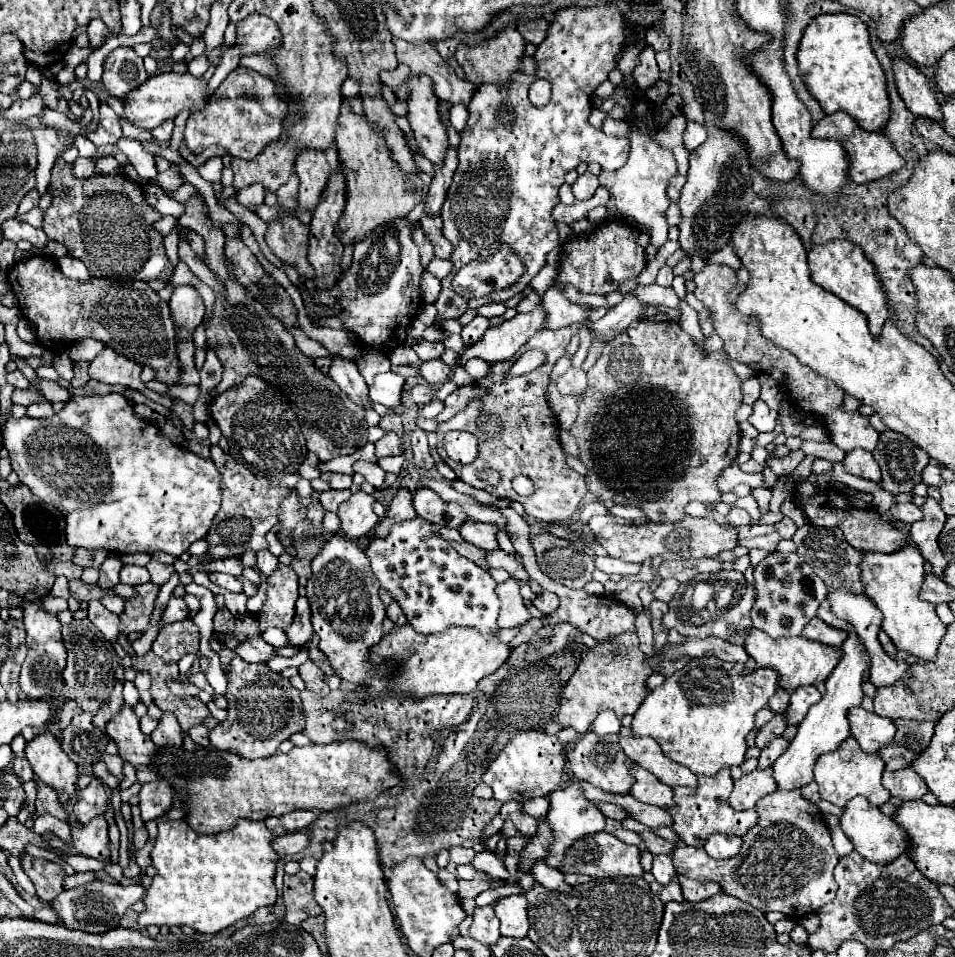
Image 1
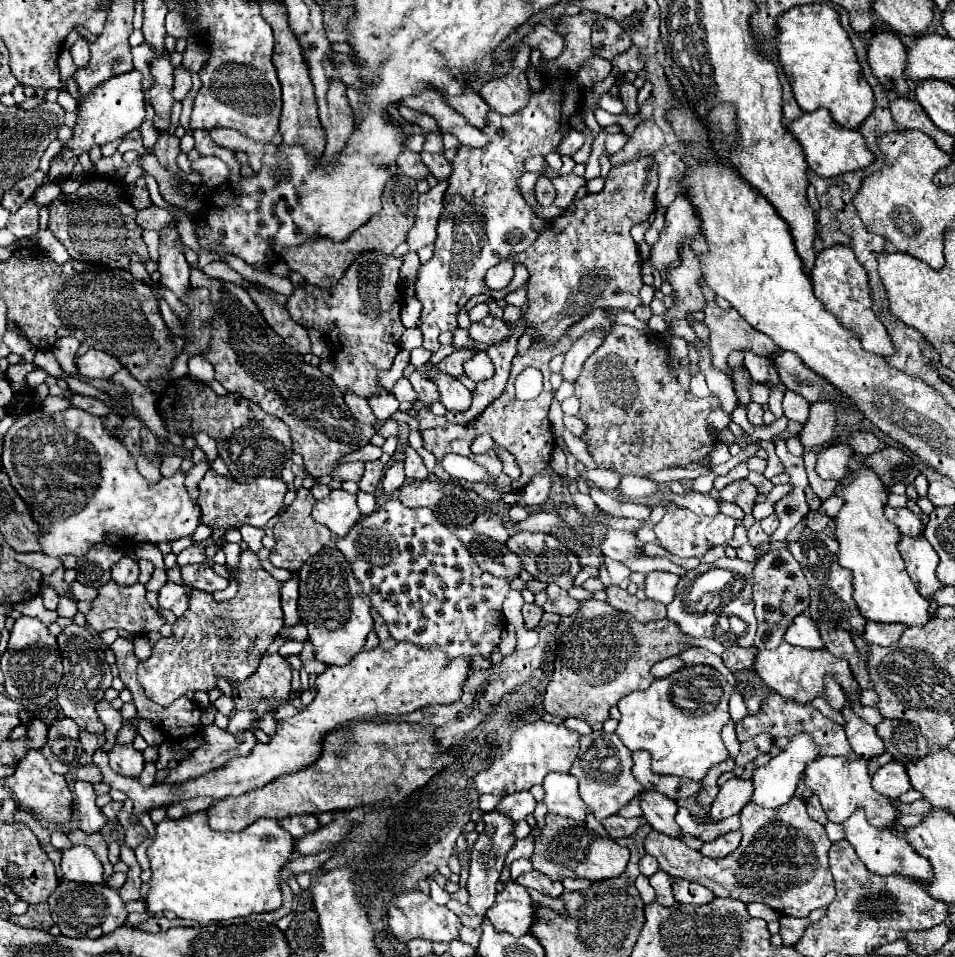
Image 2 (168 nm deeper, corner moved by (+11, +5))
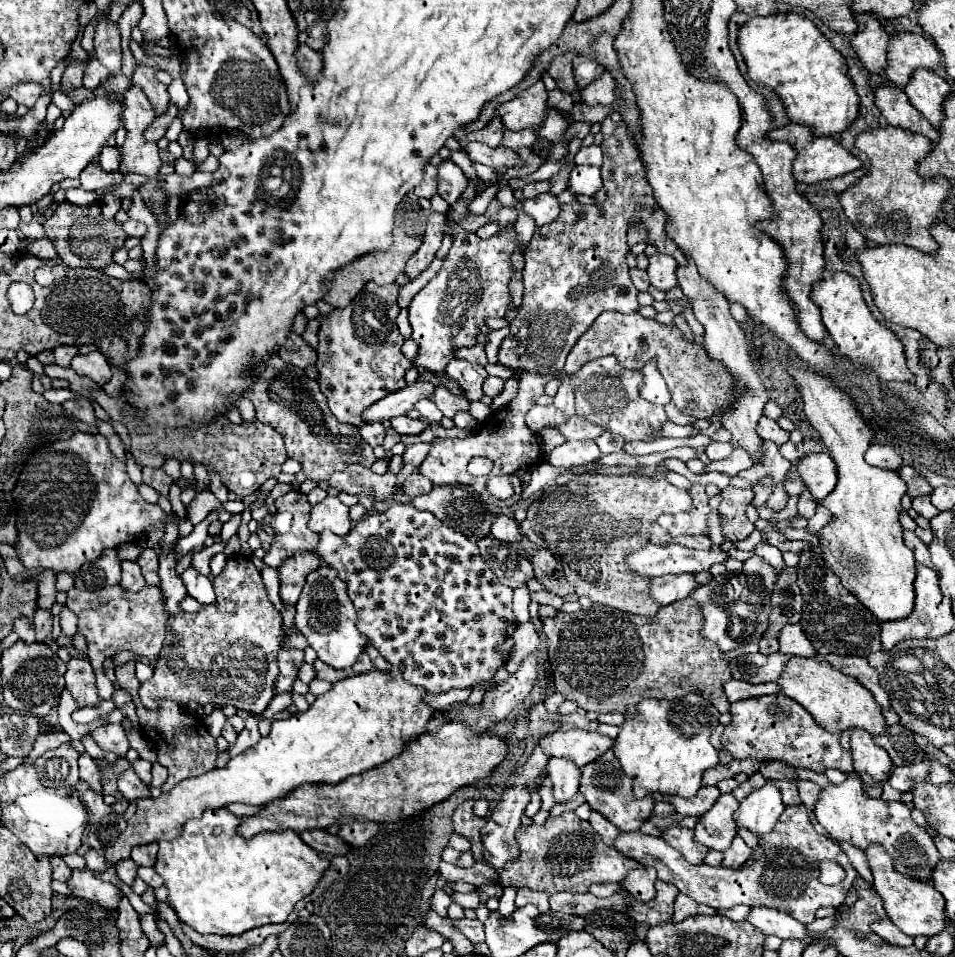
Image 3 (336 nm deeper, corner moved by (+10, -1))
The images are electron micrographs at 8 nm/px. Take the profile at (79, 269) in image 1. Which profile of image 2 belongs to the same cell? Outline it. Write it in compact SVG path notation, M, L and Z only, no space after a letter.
M46 228L46 230L38 230L36 240L38 240L38 246L40 246L56 264L64 264L66 260L70 260L66 248L56 240L56 236L52 236L52 232L48 232L48 228Z

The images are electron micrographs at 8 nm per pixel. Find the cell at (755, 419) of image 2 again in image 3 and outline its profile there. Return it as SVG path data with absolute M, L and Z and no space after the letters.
M763 416L763 418L759 420L759 424L757 424L757 434L759 434L763 440L773 440L773 442L777 442L777 444L785 444L790 436L789 432L781 430L781 428L777 426L775 420L765 418L765 416Z

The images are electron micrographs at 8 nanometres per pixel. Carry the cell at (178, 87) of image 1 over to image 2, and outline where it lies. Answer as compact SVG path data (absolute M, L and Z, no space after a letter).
M132 70L120 76L114 76L104 84L98 84L86 98L80 98L78 112L76 112L78 120L72 128L72 138L62 146L62 150L72 150L72 154L78 158L80 154L90 152L92 146L104 146L136 130L142 124L146 114L144 90L140 86L140 80L142 80L142 74Z

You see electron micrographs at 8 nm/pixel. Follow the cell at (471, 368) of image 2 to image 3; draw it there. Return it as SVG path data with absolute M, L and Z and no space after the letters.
M489 376L485 382L483 382L483 392L487 396L497 396L501 394L503 390L503 380L501 378L495 378L495 376Z

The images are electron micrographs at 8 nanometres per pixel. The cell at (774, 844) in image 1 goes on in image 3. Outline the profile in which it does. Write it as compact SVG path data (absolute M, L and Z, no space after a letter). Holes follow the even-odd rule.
M787 806L781 814L777 826L767 834L757 834L759 846L751 848L751 858L739 868L723 868L723 866L709 866L709 864L689 864L669 842L659 836L647 836L641 832L621 832L617 838L615 848L641 862L643 866L653 866L657 870L657 878L669 884L675 884L679 892L693 896L697 902L703 902L715 910L727 910L737 904L747 906L765 906L781 910L801 924L809 924L815 920L815 912L821 906L839 908L849 892L857 870L847 860L845 852L833 844L827 836L817 834L809 816L807 808L801 806ZM823 860L835 860L845 870L845 880L827 886L819 882L819 864Z

